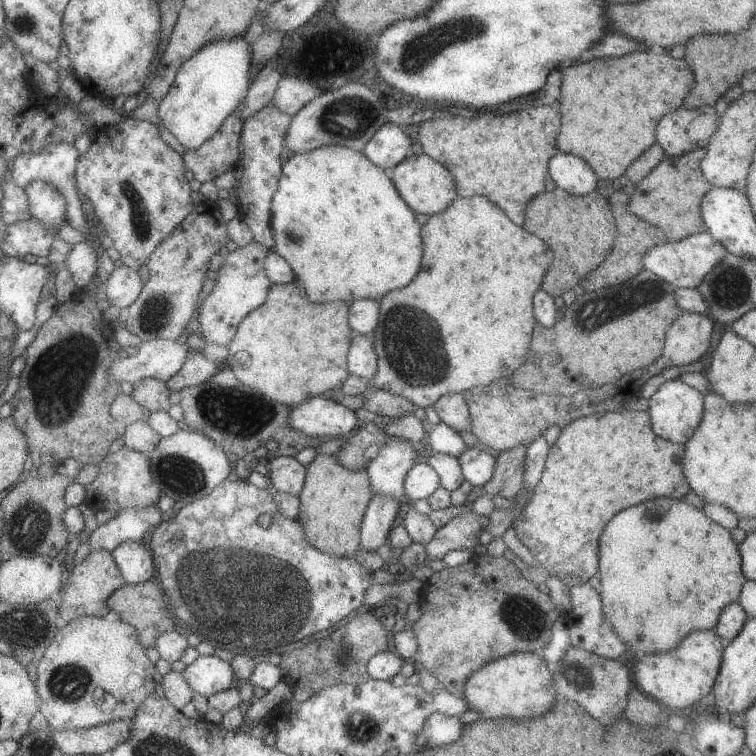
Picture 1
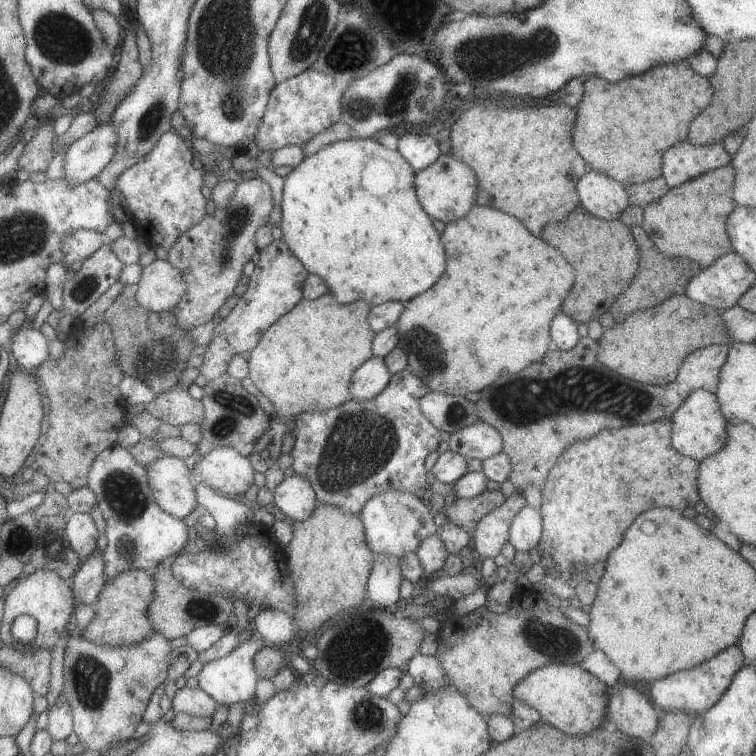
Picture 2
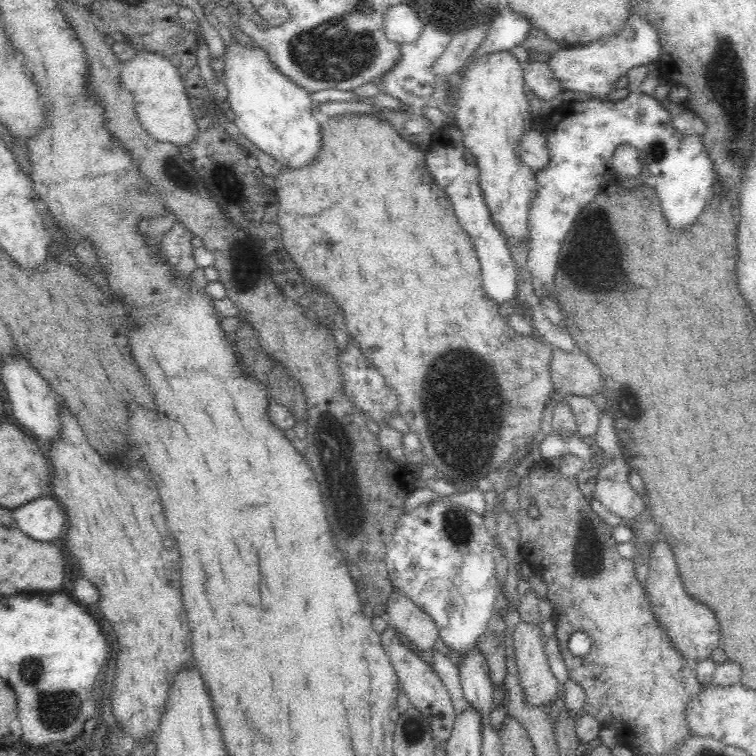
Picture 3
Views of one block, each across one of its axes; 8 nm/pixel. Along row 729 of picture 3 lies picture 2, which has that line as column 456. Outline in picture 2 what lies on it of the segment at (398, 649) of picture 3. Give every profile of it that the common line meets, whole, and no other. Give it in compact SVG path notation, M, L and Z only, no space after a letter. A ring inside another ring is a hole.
M482 420L451 433L445 447L456 454L462 454L468 460L480 459L483 461L495 454L504 453L502 436L494 426L490 426Z

